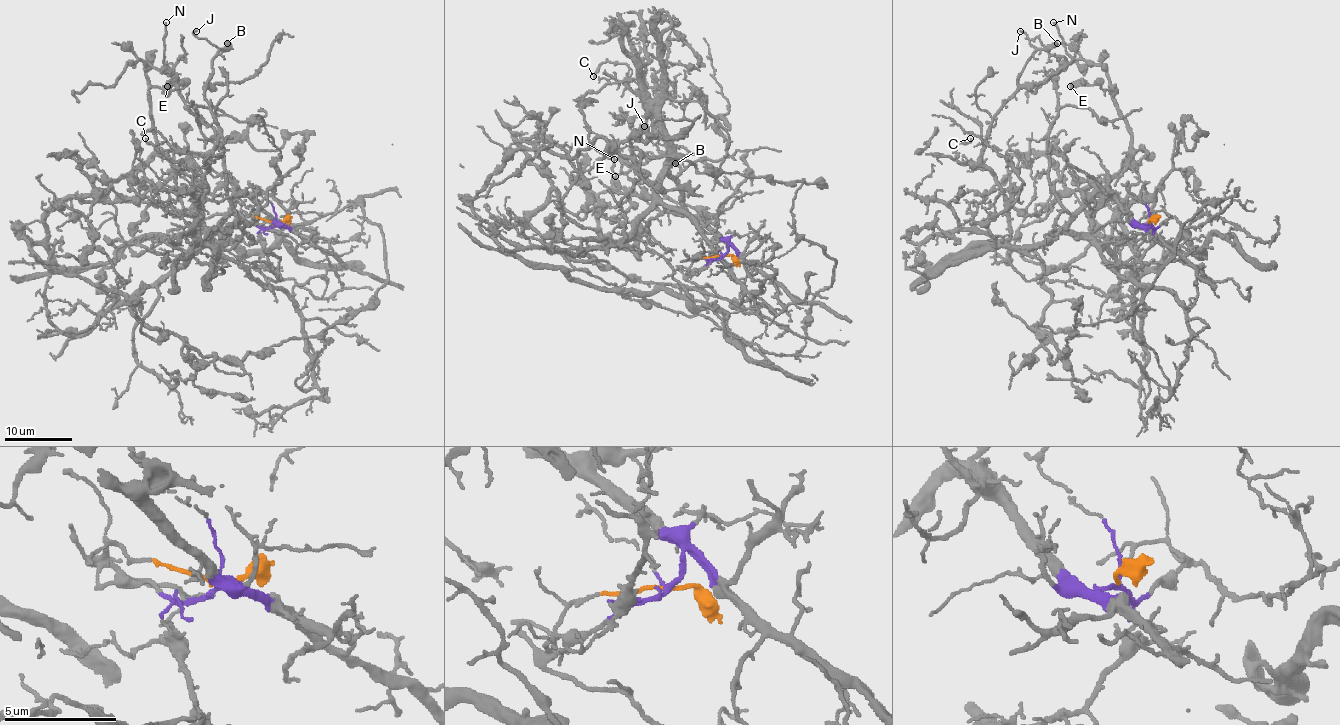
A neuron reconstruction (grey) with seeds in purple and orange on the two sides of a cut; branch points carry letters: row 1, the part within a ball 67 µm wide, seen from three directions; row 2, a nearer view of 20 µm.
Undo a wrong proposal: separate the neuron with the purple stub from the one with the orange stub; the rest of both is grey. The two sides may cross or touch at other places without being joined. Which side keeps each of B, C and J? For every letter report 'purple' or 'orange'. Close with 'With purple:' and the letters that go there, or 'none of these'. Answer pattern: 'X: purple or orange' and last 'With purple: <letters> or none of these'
B: purple
C: purple
J: purple
With purple: B, C, J

